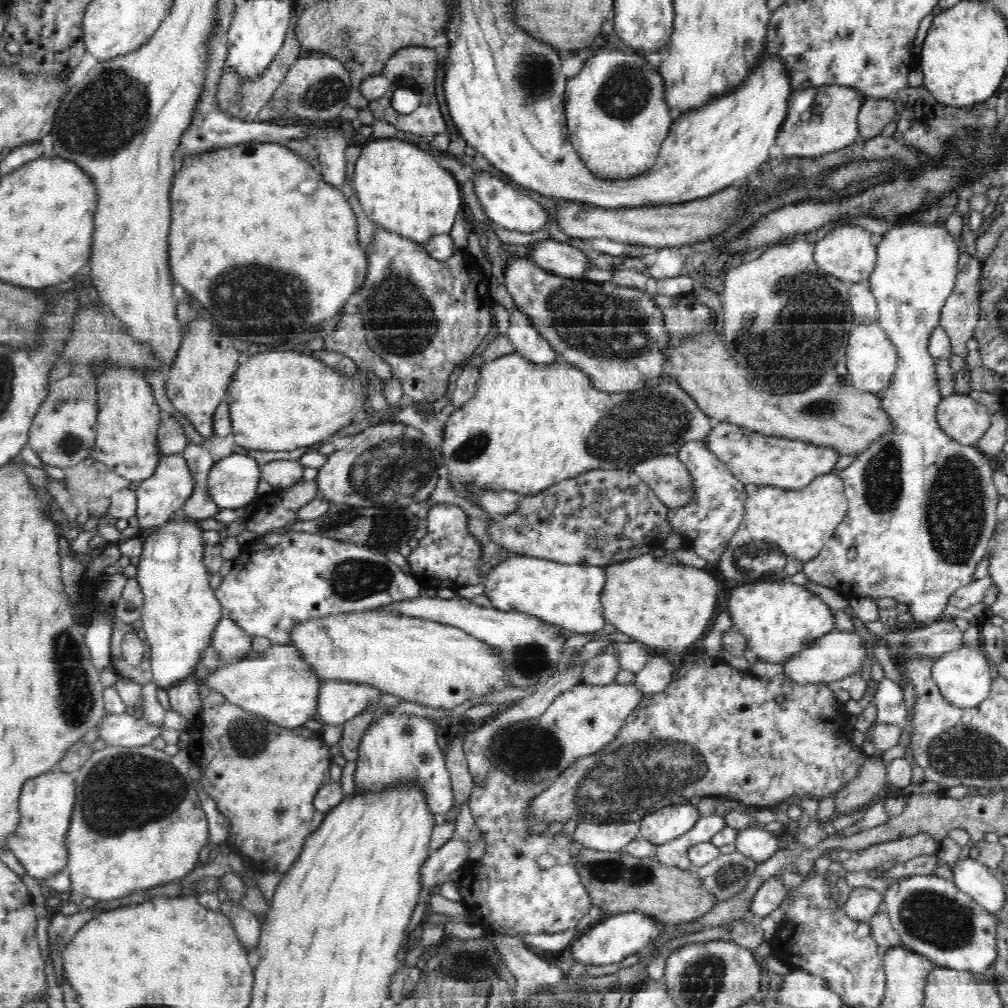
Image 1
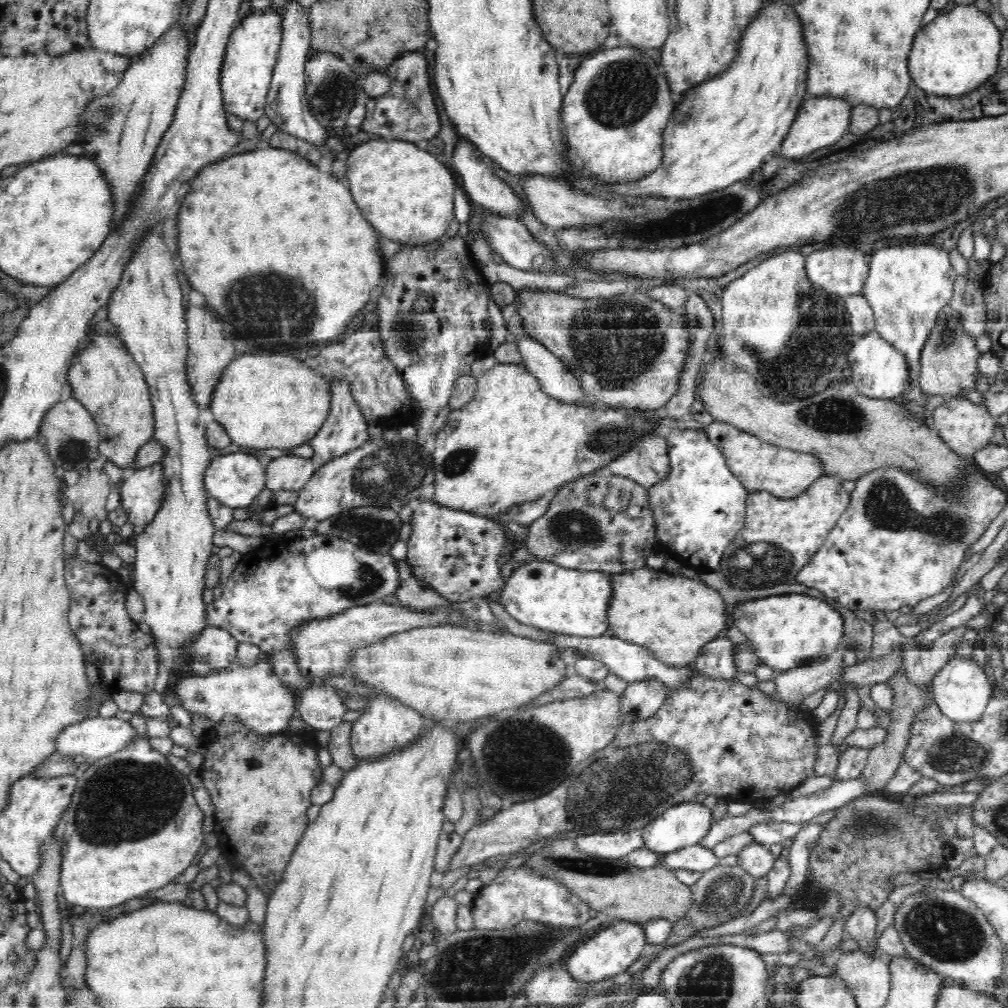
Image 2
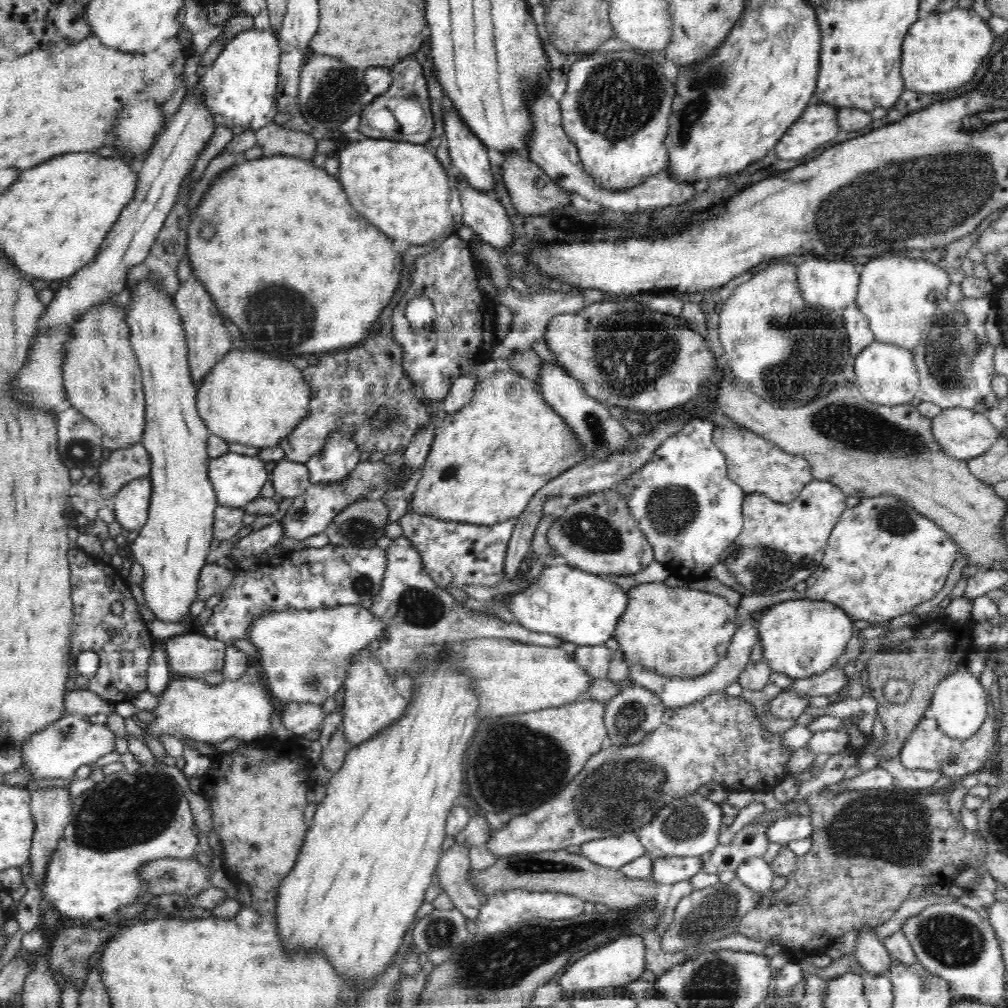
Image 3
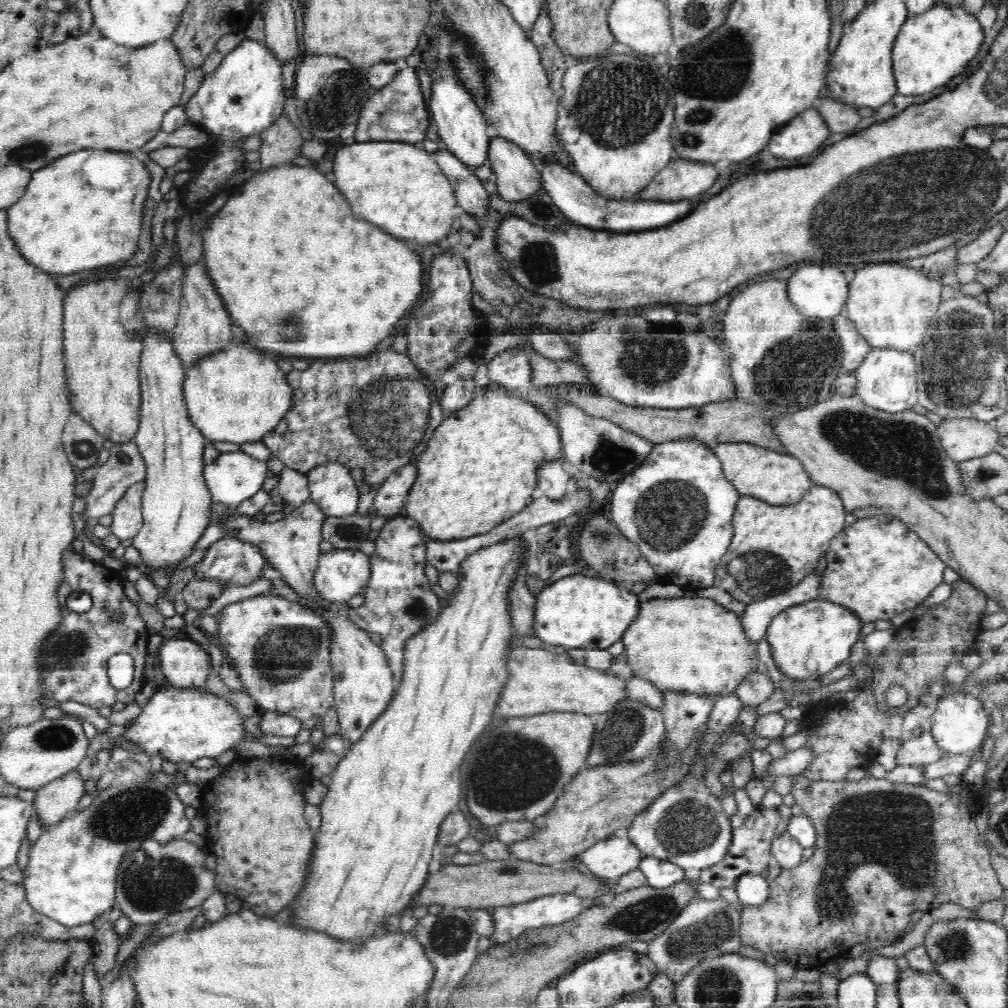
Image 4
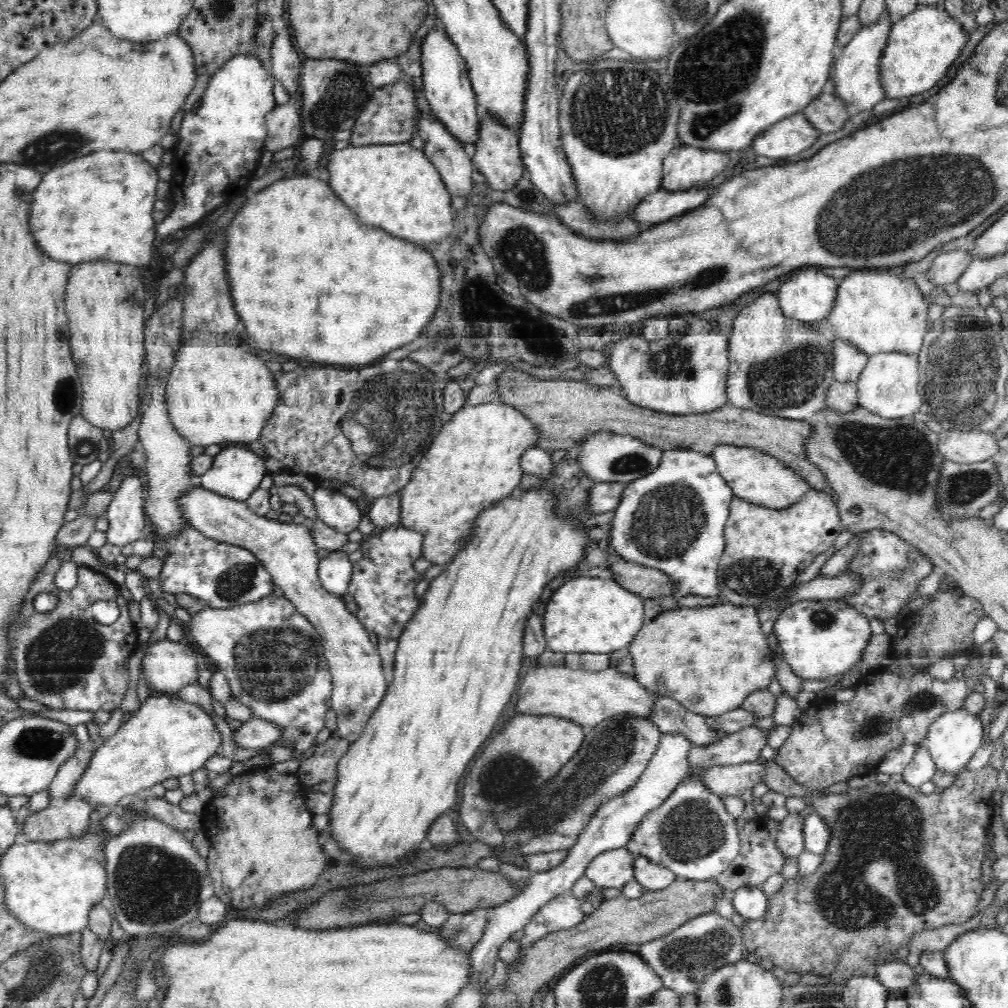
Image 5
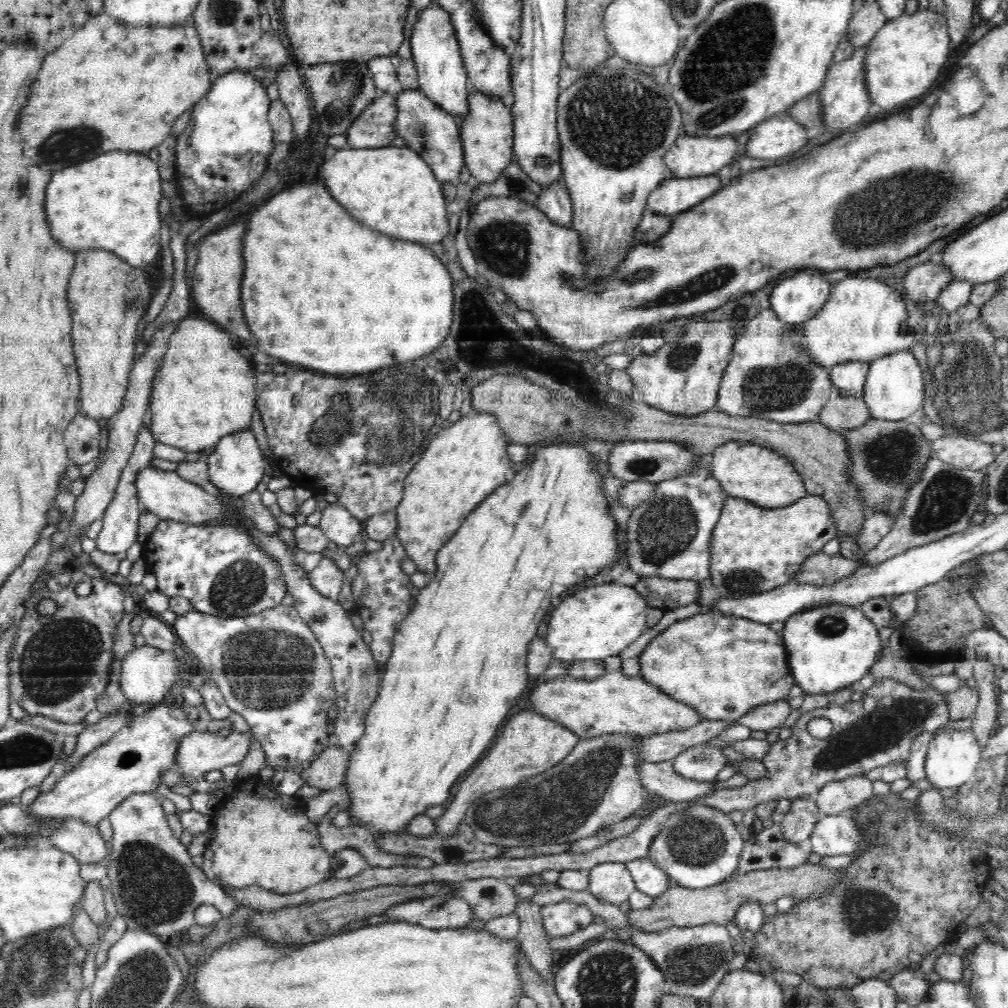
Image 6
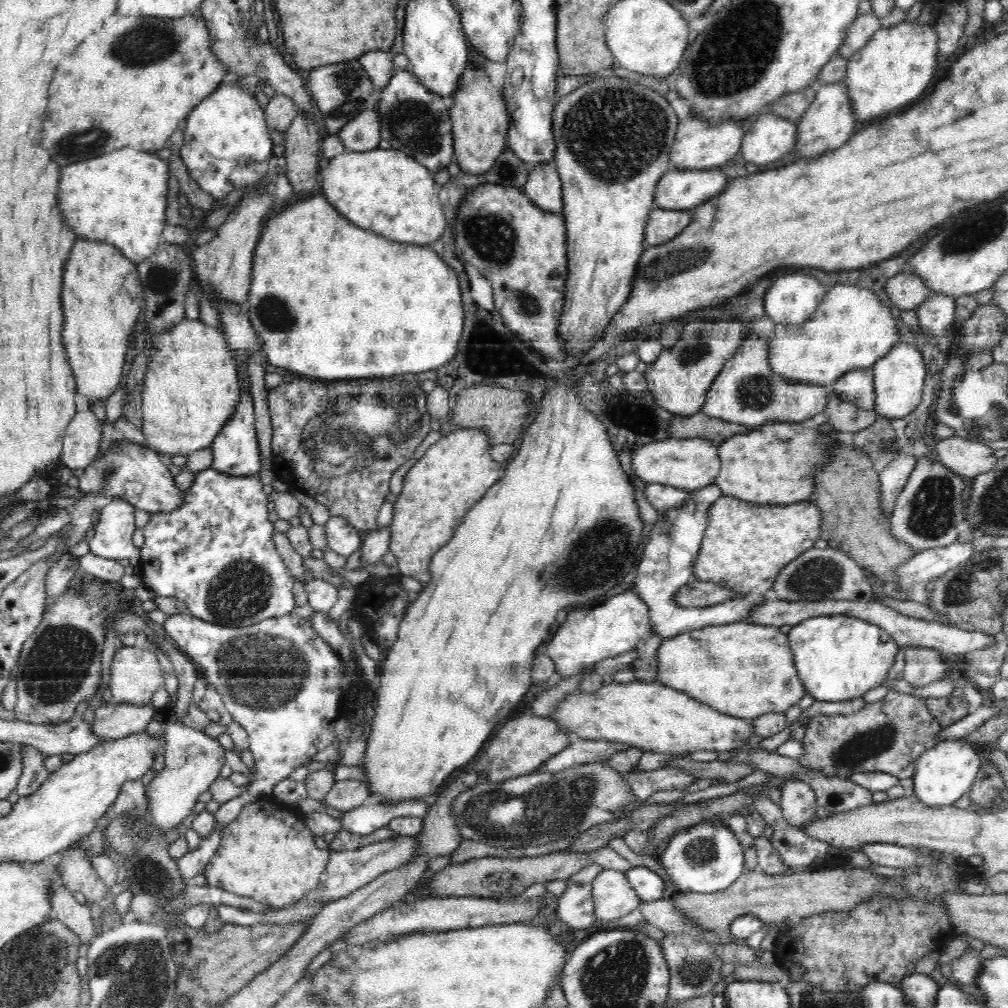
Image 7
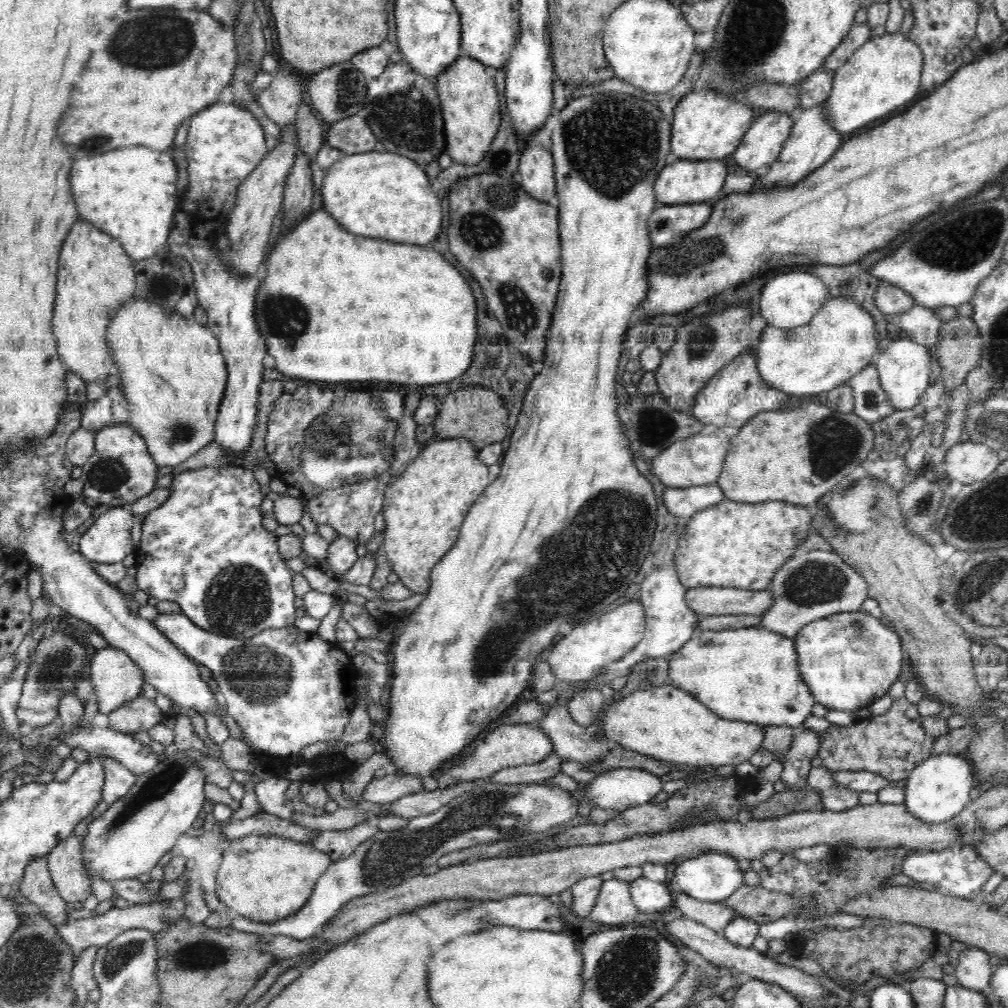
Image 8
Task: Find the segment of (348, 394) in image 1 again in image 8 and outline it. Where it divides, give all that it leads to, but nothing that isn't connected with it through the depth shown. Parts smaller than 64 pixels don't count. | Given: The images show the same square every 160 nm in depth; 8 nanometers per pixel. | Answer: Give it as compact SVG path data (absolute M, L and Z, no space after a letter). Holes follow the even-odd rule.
M134 298L132 302L124 304L115 318L111 320L108 328L108 341L110 347L114 349L114 361L116 370L120 373L120 382L123 388L123 395L128 408L129 424L136 429L136 432L145 440L148 452L154 457L155 463L159 468L166 466L176 466L186 462L192 454L196 454L198 450L204 448L207 444L215 440L215 424L217 416L219 415L221 404L223 402L224 391L227 388L227 363L224 360L222 351L219 345L219 340L214 336L212 329L206 325L201 325L192 318L187 318L178 313L167 312L162 305L150 303L144 299Z

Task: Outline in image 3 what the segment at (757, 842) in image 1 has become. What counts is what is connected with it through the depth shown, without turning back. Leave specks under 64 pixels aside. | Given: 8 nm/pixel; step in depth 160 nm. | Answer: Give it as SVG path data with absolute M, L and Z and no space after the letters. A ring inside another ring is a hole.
M758 856L748 857L736 870L737 879L750 888L750 891L760 895L771 888L774 875L770 861Z

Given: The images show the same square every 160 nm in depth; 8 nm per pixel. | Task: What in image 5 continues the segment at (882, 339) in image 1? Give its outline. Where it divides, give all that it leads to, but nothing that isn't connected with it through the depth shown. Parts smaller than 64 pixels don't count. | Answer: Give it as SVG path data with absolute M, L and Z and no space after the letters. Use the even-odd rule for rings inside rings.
M880 352L870 356L856 384L859 407L888 419L914 415L921 408L918 353Z

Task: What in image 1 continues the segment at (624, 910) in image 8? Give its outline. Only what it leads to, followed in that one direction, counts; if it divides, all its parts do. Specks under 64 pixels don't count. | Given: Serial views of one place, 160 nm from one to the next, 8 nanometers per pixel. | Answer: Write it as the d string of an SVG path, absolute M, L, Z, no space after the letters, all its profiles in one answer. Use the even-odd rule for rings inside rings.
M581 821L574 826L575 840L586 845L587 849L602 852L623 850L629 842L636 839L641 825L636 821L613 821L612 824L590 824Z

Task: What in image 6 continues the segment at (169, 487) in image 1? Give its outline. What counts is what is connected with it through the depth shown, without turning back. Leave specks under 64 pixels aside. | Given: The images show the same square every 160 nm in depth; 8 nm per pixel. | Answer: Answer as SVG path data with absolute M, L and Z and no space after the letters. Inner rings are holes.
M140 425L137 432L132 456L127 461L127 465L121 472L112 502L107 506L102 519L103 525L101 531L96 536L95 541L97 549L106 554L126 553L126 551L136 542L138 538L138 516L140 508L138 507L139 497L136 487L136 478L140 471L143 470L153 458L153 448L157 440L154 438L152 431L146 425Z

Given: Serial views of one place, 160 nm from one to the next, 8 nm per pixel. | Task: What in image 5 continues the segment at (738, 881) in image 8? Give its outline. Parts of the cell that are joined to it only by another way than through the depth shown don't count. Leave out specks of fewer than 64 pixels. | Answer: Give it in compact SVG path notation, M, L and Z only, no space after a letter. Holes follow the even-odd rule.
M704 765L692 767L689 775L677 784L669 796L644 816L626 844L626 848L635 857L645 856L656 864L666 865L677 878L686 880L716 879L718 874L722 874L730 866L740 852L740 833L736 819L726 811L722 798L703 783L704 774Z

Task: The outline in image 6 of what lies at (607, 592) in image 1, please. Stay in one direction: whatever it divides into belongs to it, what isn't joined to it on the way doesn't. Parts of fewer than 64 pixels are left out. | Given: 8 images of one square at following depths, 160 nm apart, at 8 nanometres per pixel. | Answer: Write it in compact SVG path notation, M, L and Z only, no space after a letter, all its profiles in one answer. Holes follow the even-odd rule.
M710 610L706 613L697 613L695 616L686 617L683 620L676 621L669 628L661 631L640 656L640 677L646 680L653 687L658 688L665 695L672 697L676 702L684 703L685 706L692 707L696 714L702 715L705 719L710 720L728 720L737 721L750 710L754 710L760 704L766 702L776 702L779 699L785 699L790 689L795 685L795 679L792 677L790 667L788 666L788 656L782 641L782 634L775 632L769 625L758 623L747 617L736 617L735 614L724 614L721 610Z

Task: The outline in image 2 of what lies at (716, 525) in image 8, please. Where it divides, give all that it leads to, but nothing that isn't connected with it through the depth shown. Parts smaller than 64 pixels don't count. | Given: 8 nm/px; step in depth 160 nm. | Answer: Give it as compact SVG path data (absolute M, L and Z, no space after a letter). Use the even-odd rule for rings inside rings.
M822 475L797 497L776 497L768 491L749 493L744 528L726 547L718 570L732 587L739 590L774 588L778 584L792 582L796 574L822 548L827 536L831 534L831 530L849 505L848 500L848 492L834 475Z

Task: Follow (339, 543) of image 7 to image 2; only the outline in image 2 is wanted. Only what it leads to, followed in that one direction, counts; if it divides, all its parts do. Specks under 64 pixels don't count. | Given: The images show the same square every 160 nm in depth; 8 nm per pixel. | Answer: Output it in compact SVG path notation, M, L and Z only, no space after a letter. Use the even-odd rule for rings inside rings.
M343 378L342 380L334 380L331 385L331 414L323 426L320 427L318 434L307 442L314 450L314 454L310 459L316 462L318 468L322 468L328 460L348 452L349 449L357 448L364 444L368 438L367 424L363 414L360 413L357 402L351 395L349 382Z

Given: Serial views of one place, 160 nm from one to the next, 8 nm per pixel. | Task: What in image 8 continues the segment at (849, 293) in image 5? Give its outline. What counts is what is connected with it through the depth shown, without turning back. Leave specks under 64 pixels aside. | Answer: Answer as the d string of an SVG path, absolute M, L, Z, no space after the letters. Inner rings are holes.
M834 298L834 300L828 300L808 324L786 329L772 325L764 326L763 335L756 345L755 357L758 360L762 379L772 388L778 388L792 395L816 396L848 381L854 373L870 365L870 358L874 352L876 352L874 318L869 312L856 306L856 302Z

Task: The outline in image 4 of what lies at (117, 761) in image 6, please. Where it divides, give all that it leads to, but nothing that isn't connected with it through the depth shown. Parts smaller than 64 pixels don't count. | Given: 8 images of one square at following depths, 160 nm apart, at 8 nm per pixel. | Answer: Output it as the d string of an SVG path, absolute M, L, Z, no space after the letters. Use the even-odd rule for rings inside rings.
M158 687L154 696L143 704L141 713L137 718L125 726L125 732L121 734L123 740L138 745L145 754L159 756L174 764L179 762L194 763L201 758L218 757L224 752L231 750L240 742L244 736L244 726L242 726L242 715L222 697L194 688L171 687L170 690L163 690Z

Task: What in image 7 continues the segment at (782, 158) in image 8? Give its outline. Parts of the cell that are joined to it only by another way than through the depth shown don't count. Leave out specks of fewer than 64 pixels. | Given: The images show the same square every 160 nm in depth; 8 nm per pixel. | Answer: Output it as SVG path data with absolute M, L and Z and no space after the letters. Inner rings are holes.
M844 79L834 84L822 84L817 88L815 99L809 109L796 121L796 125L799 126L799 138L796 140L794 152L792 151L795 161L820 157L830 150L840 148L853 136L858 119L848 96L850 89Z

